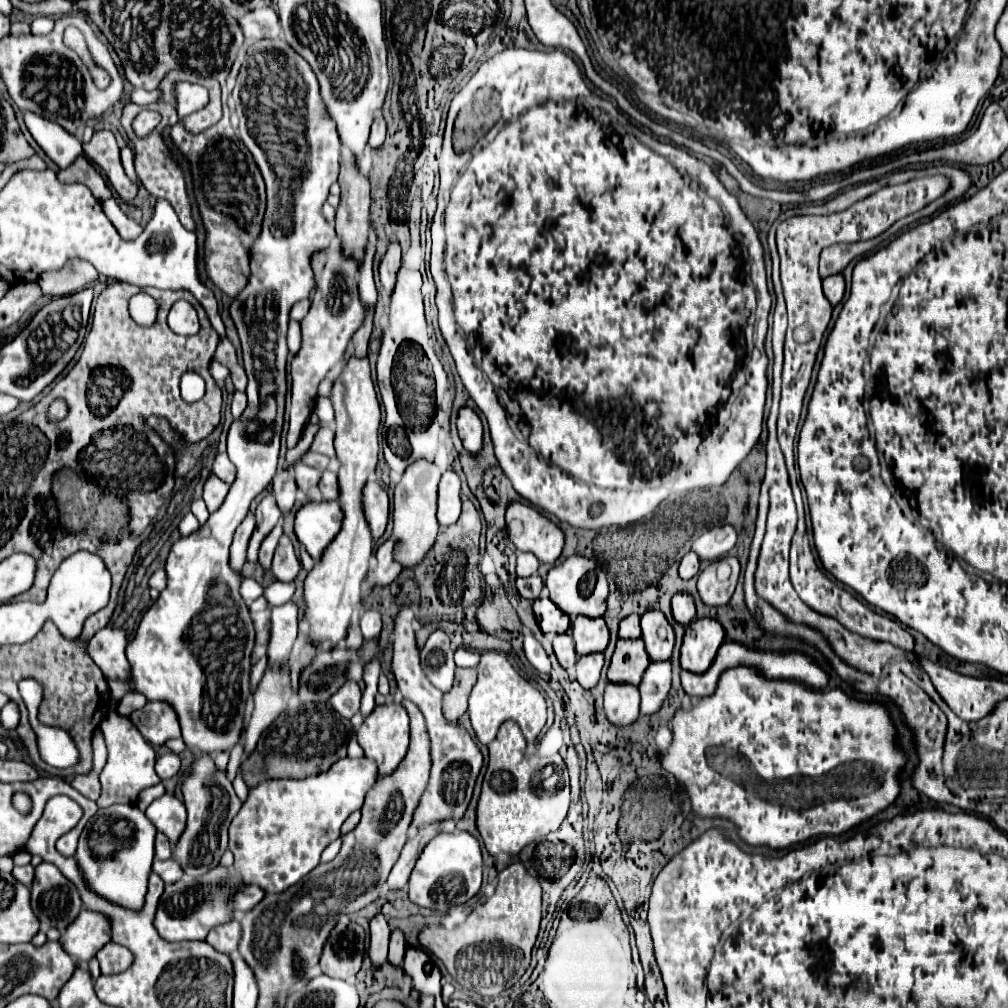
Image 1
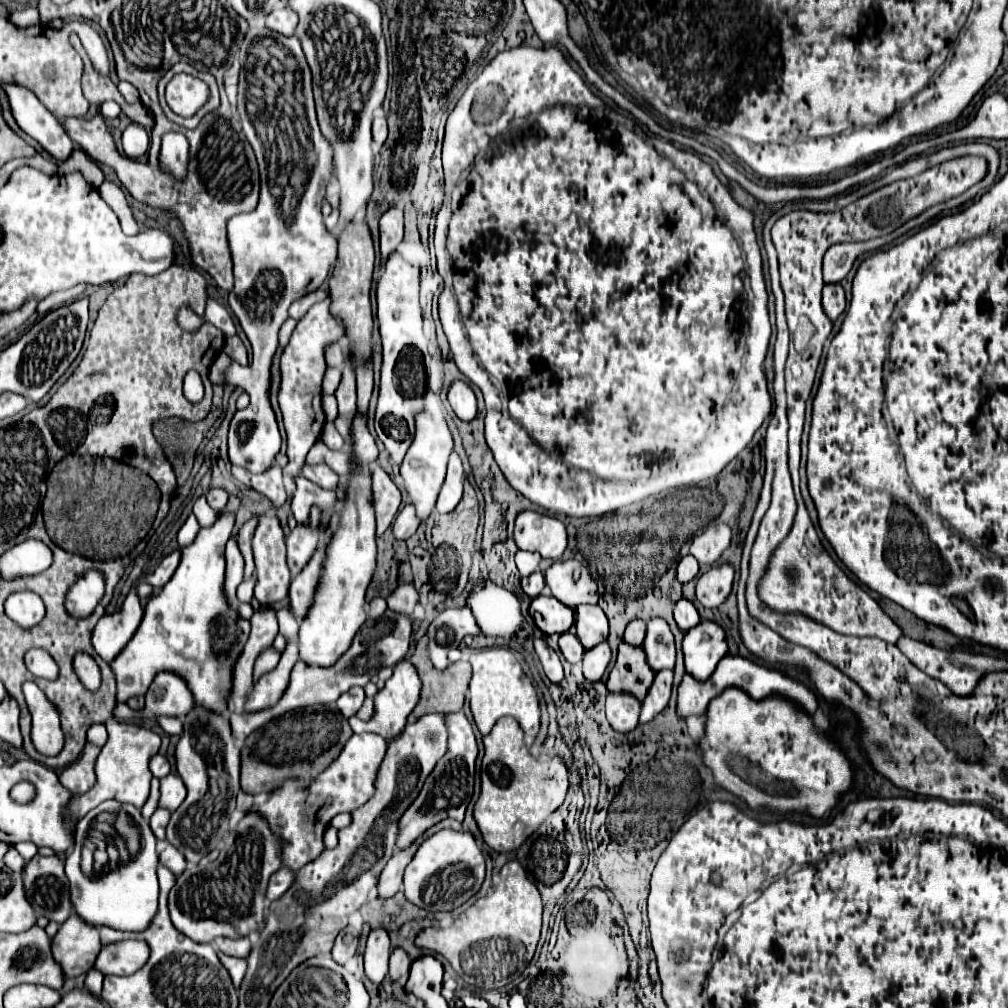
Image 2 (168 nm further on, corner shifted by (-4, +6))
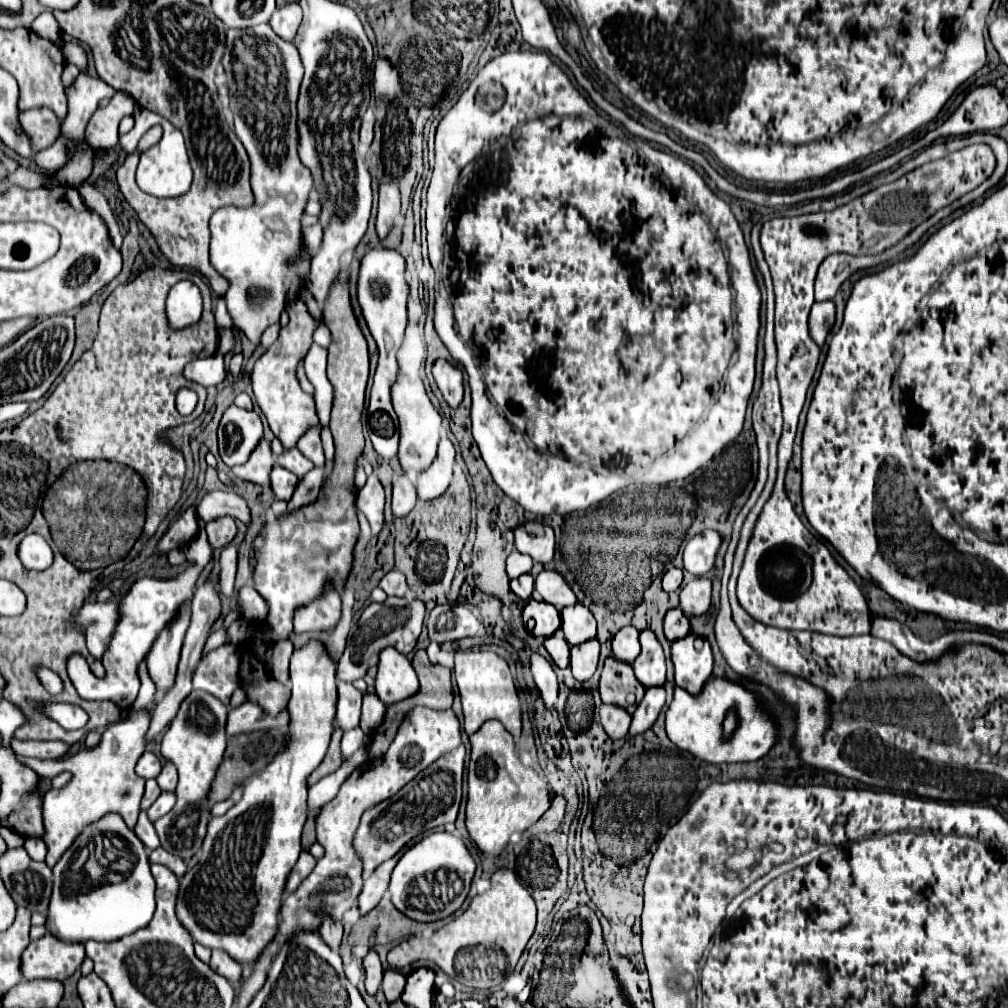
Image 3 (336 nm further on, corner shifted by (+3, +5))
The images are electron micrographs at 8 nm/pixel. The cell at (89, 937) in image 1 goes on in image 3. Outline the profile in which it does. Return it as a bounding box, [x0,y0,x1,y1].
[23,933,85,979]

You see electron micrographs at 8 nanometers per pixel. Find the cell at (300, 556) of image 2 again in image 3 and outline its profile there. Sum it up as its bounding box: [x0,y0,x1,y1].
[287,467,323,513]

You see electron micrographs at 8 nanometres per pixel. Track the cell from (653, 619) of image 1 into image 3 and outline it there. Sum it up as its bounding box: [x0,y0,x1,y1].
[633,629,665,687]

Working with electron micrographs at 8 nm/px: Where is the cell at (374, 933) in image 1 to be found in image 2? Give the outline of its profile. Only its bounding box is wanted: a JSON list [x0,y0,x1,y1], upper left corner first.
[364,930,390,984]

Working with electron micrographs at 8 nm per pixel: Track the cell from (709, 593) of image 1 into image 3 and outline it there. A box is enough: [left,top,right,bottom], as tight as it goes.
[679,577,711,615]

